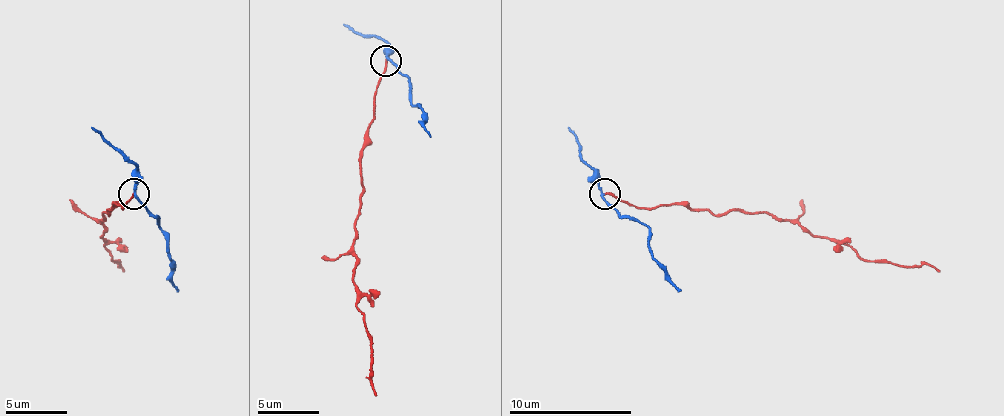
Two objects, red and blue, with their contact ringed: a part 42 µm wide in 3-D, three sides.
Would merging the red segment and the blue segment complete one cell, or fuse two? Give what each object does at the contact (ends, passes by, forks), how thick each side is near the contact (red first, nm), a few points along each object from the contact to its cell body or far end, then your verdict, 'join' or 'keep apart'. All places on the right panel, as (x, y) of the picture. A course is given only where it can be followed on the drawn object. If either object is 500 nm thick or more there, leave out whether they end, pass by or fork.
red ends; blue passes by; calibres 170 and 170 nm; course red (605, 193), (639, 208), (688, 205), (796, 220), (866, 260), (931, 263), (940, 273); course blue (605, 193), (624, 217), (639, 220), (648, 229), (651, 257), (682, 291); keep apart

